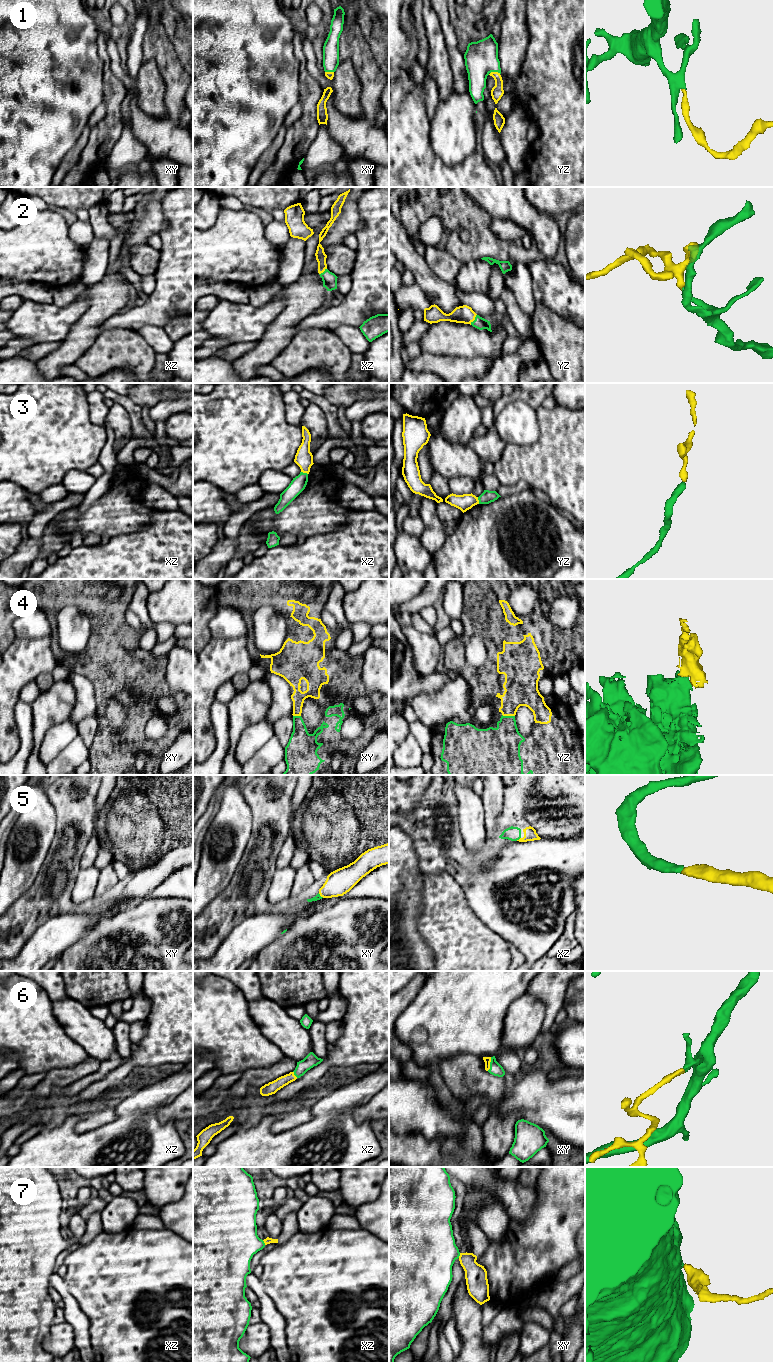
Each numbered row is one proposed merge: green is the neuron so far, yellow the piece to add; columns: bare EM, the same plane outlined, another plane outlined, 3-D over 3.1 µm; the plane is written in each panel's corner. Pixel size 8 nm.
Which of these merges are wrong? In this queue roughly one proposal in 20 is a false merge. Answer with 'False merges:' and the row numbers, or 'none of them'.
False merges: none of them

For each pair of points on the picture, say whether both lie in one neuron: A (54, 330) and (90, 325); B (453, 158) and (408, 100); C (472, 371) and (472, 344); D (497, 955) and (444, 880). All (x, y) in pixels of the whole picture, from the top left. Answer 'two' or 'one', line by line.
A: two
B: two
C: two
D: one

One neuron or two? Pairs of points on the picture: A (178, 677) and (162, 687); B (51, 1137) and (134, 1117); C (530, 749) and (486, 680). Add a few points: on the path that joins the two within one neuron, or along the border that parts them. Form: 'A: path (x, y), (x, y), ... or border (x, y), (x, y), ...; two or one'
A: border (167, 660), (163, 679), (169, 691), (155, 703); two
B: path (72, 1140), (96, 1140), (113, 1131); one
C: path (511, 735), (508, 732), (508, 699), (505, 696); one

